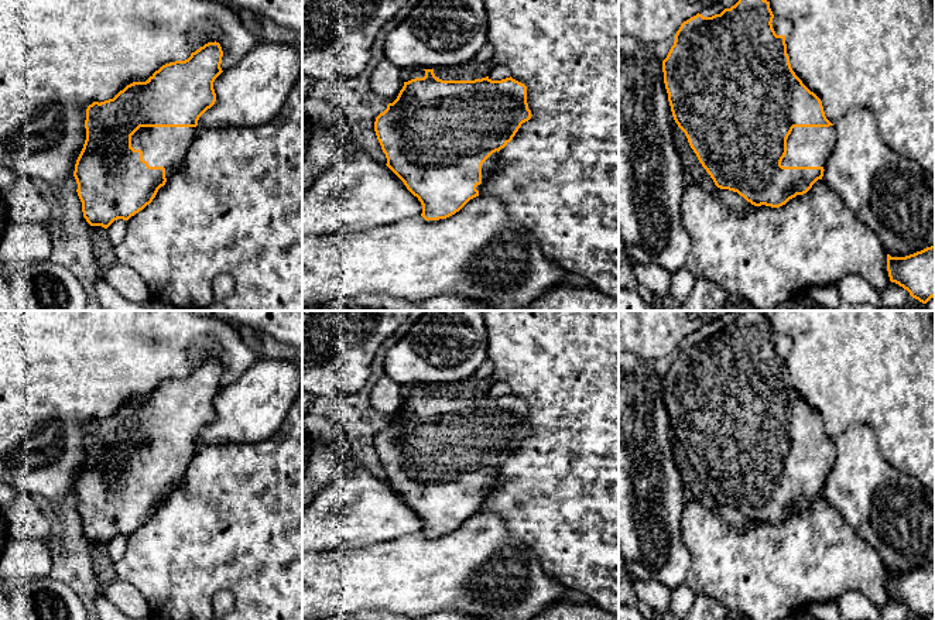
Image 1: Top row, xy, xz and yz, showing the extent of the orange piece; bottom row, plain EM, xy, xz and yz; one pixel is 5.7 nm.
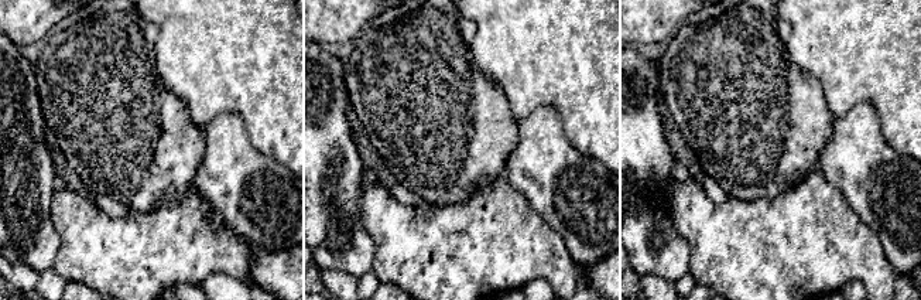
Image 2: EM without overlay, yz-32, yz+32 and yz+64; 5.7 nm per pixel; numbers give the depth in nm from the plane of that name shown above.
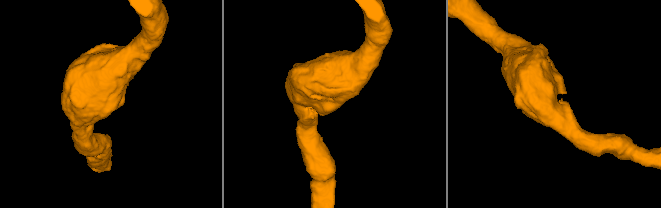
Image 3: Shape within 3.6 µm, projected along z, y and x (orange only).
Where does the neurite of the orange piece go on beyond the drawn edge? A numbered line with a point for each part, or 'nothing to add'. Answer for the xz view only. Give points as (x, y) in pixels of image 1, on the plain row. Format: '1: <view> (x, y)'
1: xz (489, 483)

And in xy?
1: xy (167, 463)

